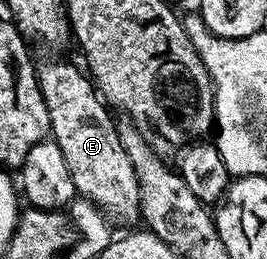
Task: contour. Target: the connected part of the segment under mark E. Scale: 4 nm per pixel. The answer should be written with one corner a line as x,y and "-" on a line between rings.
58,58
37,63
38,87
48,108
50,134
60,152
64,152
64,164
68,164
75,191
87,202
93,202
111,219
138,222
138,186
132,160
120,144
115,119
107,103
84,73
83,67
78,66
61,62

